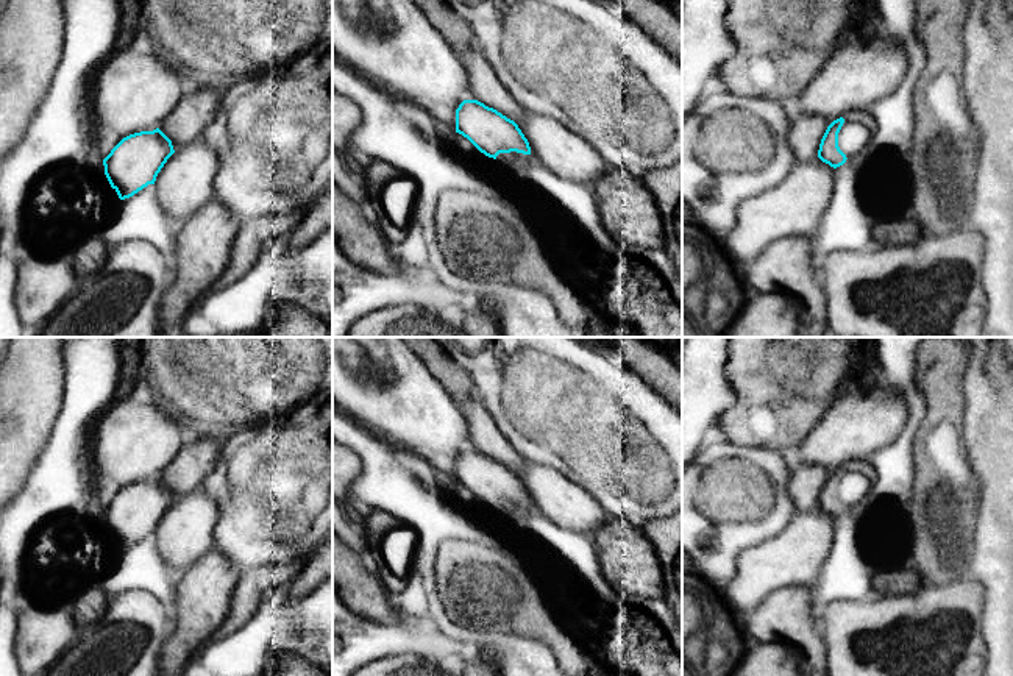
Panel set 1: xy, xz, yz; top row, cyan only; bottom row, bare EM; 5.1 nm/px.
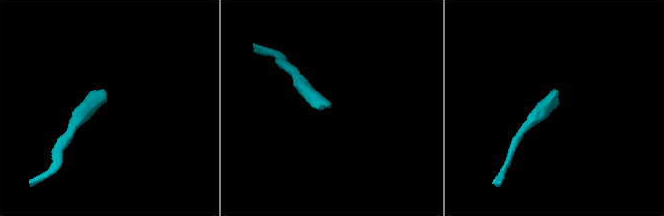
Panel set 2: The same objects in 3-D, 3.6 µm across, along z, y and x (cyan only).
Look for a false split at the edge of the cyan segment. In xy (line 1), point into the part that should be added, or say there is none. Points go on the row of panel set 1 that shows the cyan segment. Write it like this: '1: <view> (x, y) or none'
1: none

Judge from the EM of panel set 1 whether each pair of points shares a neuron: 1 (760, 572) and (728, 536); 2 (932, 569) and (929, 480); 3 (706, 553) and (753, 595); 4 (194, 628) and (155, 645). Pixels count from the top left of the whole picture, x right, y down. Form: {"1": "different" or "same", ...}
{"1": "different", "2": "same", "3": "different", "4": "different"}

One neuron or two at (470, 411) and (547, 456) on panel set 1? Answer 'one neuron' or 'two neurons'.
two neurons

